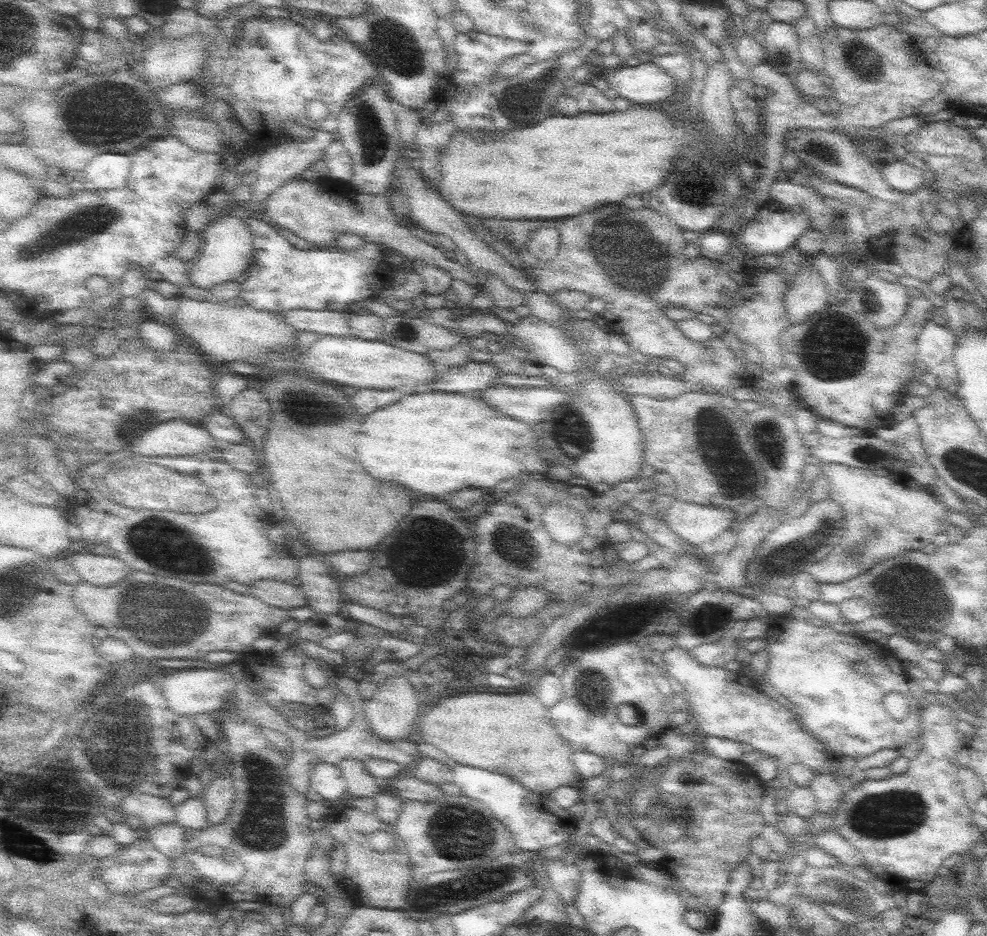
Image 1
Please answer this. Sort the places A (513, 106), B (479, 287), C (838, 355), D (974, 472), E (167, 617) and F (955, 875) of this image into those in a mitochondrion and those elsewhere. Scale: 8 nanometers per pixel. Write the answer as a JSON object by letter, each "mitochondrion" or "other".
{"A":"mitochondrion","B":"other","C":"mitochondrion","D":"mitochondrion","E":"mitochondrion","F":"other"}

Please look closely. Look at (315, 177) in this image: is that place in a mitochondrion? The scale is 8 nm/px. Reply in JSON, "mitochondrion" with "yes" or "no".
{"mitochondrion":"no"}

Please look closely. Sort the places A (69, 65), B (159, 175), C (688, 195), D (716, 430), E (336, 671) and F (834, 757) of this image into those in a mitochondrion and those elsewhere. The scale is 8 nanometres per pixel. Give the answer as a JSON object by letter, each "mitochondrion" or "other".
{"A":"other","B":"other","C":"mitochondrion","D":"mitochondrion","E":"other","F":"other"}

